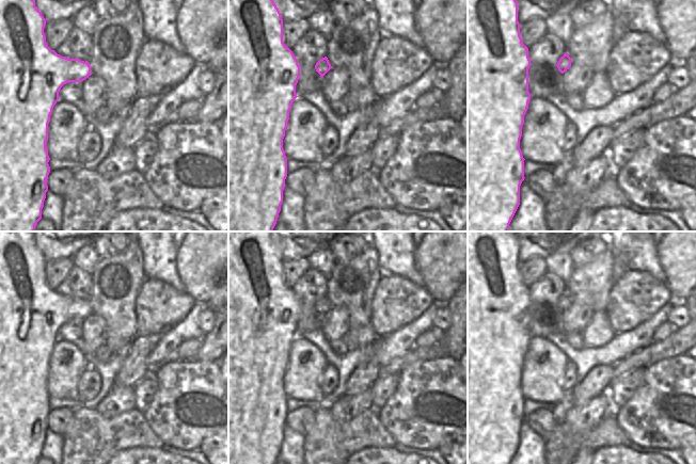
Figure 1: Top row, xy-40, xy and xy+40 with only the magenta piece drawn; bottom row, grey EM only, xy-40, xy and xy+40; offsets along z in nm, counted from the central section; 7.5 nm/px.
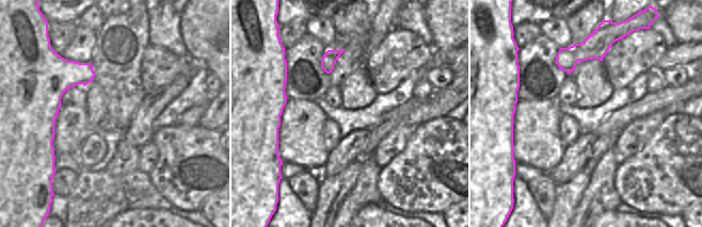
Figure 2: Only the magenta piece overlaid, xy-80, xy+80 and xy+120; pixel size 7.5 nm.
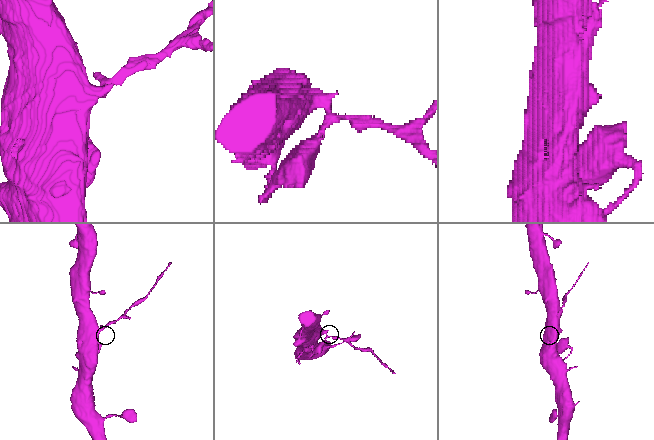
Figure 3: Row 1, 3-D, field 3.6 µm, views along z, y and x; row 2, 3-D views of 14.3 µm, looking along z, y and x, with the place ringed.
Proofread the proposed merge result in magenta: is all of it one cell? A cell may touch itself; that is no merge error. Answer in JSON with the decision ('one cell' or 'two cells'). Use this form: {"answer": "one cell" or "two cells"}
{"answer": "two cells"}

